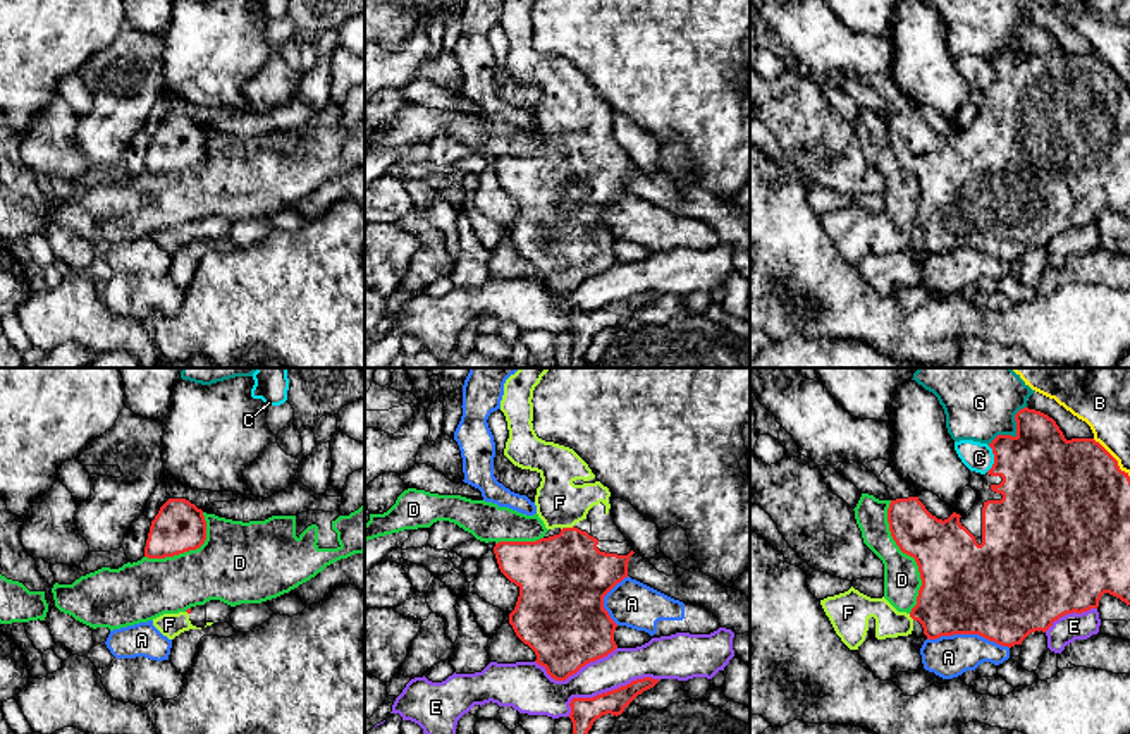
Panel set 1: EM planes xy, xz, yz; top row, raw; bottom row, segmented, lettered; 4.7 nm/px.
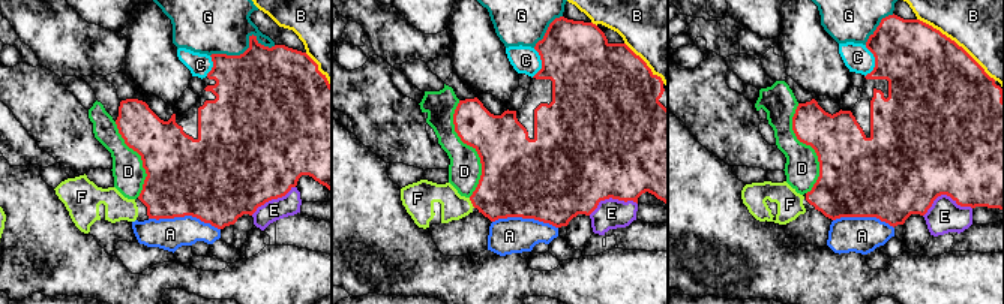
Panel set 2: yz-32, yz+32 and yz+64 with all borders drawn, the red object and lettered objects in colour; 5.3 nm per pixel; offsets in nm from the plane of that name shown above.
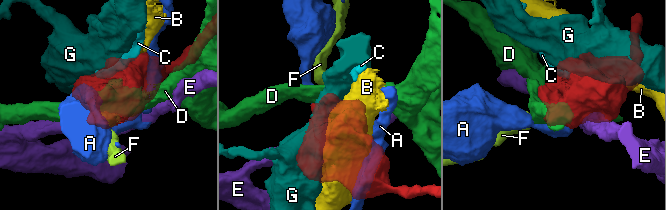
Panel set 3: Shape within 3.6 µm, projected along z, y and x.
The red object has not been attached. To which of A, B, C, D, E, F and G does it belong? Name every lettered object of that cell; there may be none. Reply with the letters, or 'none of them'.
F

